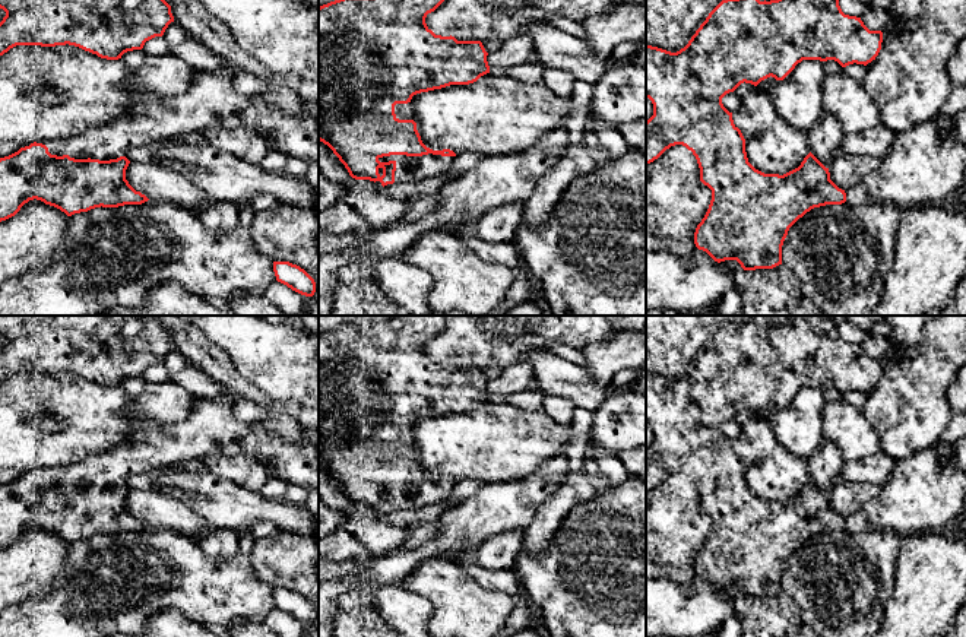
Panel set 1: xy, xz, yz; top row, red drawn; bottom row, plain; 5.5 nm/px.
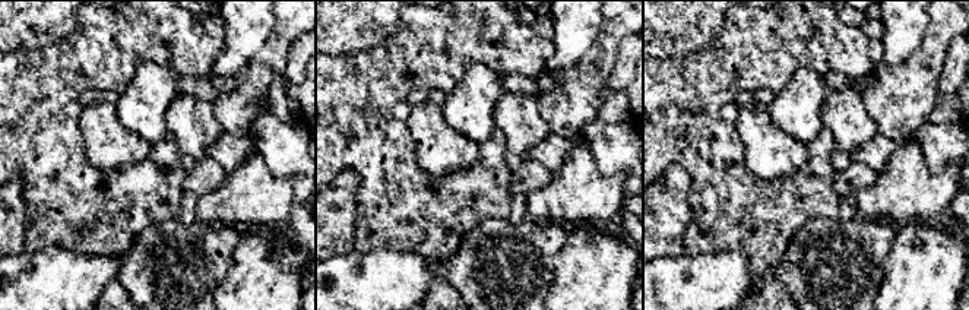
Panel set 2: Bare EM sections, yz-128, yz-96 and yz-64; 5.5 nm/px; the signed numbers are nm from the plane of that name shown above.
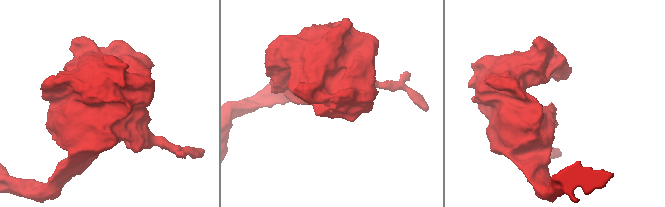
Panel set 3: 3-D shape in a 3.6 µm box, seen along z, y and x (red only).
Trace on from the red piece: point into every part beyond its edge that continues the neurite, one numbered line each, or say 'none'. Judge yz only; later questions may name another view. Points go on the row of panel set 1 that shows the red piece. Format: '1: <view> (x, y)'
1: yz (826, 135)

